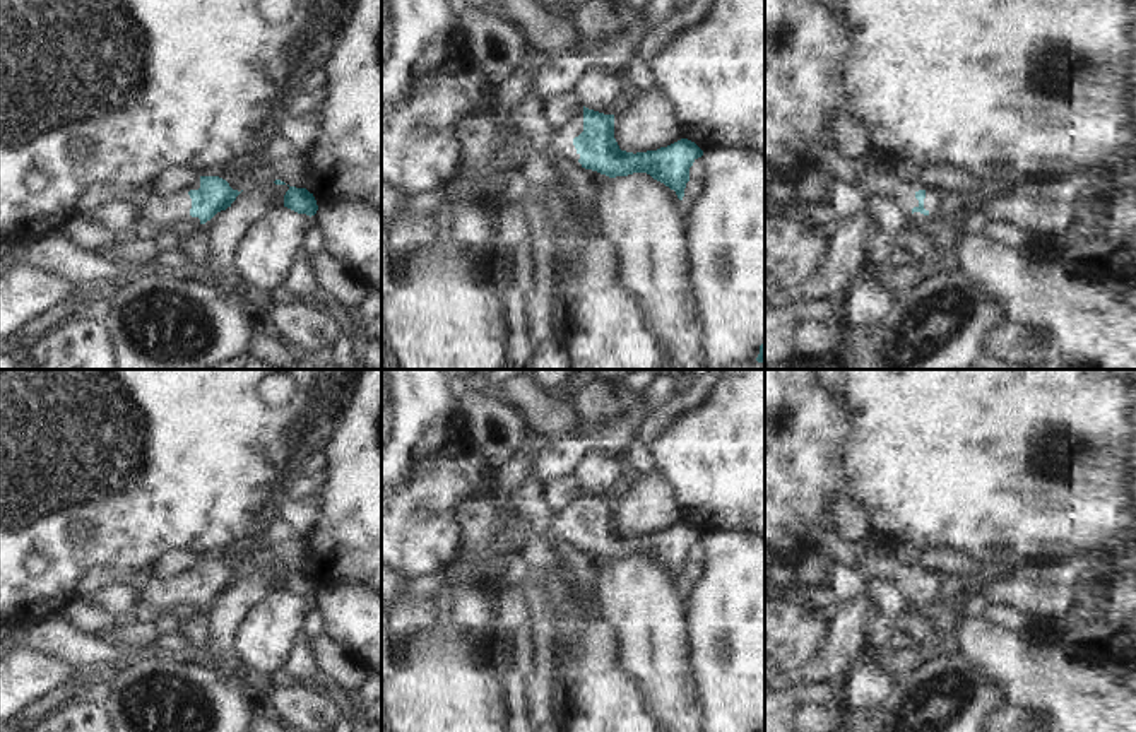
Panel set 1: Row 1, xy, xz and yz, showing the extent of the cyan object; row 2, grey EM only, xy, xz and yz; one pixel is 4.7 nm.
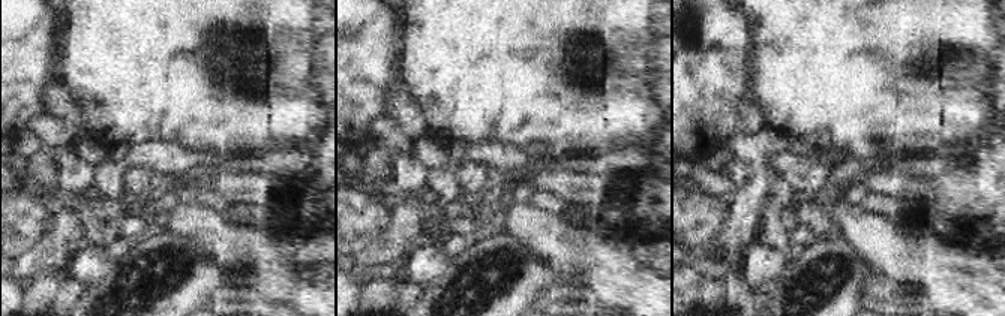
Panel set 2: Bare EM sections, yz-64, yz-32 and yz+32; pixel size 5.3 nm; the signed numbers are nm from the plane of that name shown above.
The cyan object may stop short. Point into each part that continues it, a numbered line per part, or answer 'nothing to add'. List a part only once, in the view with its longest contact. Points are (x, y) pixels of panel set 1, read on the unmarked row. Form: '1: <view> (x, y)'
1: xy (161, 594)

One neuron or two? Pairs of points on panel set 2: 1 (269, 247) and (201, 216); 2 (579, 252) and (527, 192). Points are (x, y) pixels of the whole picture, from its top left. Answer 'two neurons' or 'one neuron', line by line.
1: one neuron
2: two neurons

